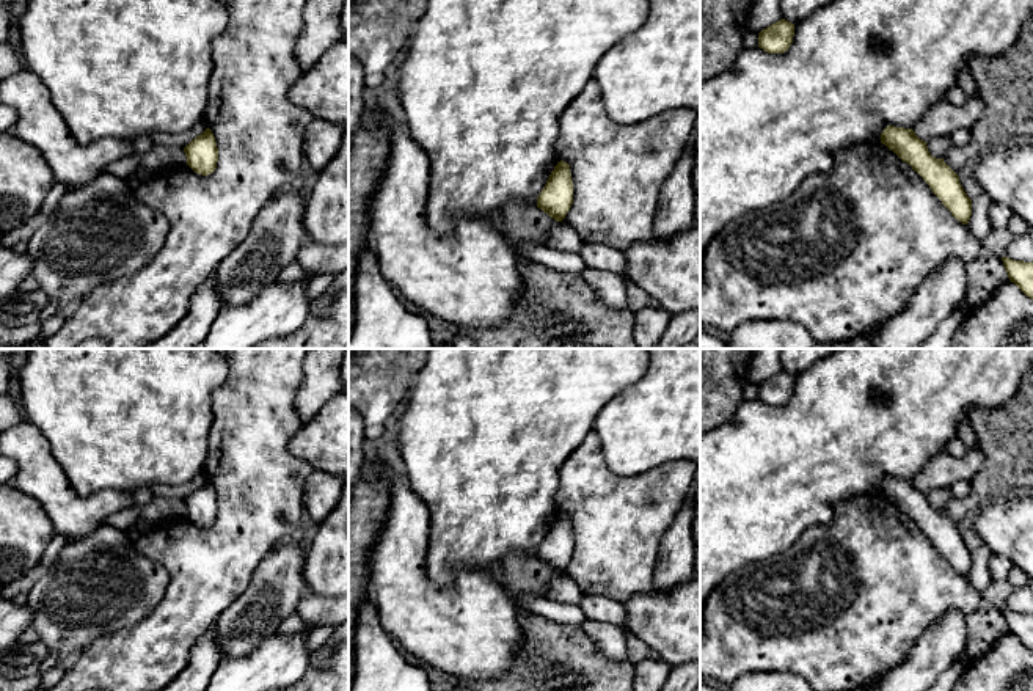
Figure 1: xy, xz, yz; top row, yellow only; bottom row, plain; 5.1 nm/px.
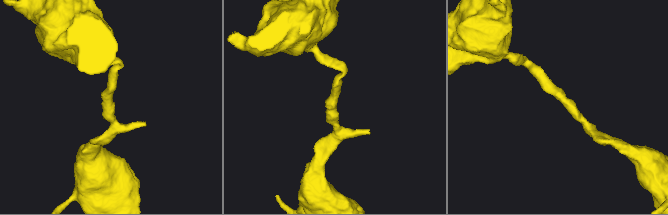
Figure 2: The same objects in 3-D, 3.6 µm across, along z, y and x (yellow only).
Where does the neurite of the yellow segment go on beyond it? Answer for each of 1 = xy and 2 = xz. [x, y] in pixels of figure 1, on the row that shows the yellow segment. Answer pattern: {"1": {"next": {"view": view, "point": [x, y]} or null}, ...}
{"1": {"next": null}, "2": {"next": null}}

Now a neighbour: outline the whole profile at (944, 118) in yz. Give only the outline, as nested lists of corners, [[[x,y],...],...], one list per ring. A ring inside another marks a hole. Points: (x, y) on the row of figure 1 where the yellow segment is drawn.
[[[980,94],[967,97],[962,105],[937,102],[915,126],[915,135],[928,141],[934,137],[950,137],[956,129],[970,130],[984,115],[986,105]]]

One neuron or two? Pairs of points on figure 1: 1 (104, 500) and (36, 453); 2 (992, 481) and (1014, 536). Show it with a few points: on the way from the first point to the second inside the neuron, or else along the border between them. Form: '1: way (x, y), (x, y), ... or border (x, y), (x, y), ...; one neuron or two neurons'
1: way (83, 503), (74, 503), (44, 473); one neuron
2: border (1016, 492), (989, 500), (980, 509); two neurons

